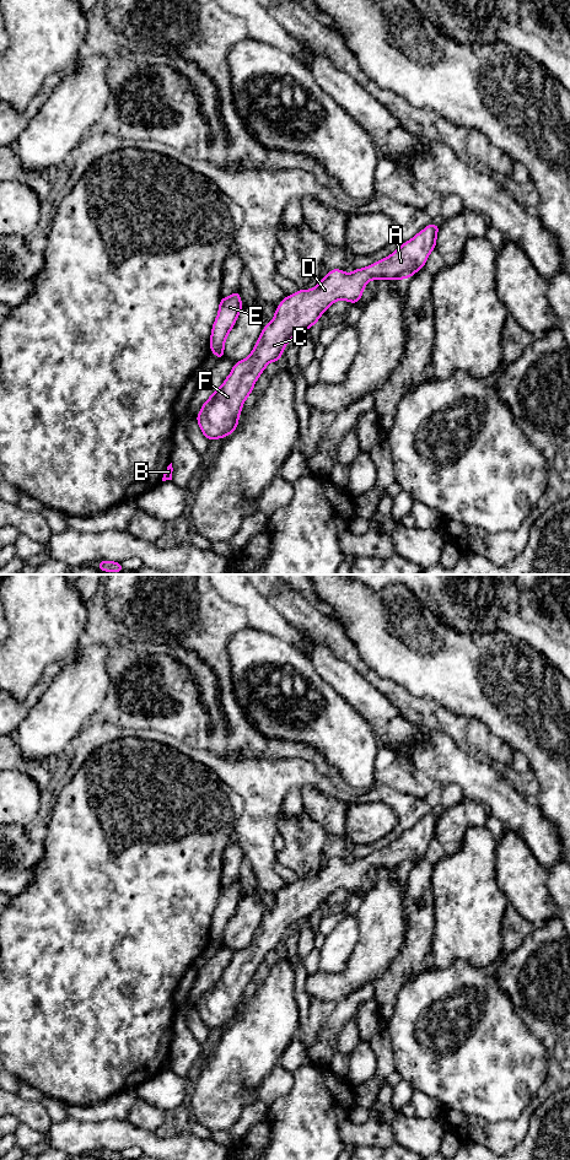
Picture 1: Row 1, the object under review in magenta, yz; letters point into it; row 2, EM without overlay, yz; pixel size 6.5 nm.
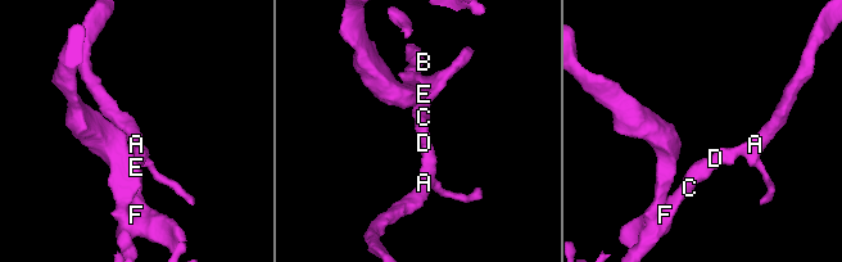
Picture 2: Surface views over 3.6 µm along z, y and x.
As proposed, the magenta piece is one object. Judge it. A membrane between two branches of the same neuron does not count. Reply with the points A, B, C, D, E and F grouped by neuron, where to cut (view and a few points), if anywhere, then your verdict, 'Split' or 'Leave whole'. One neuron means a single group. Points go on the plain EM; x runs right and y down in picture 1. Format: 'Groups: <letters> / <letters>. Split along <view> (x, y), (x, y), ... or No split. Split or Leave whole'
Groups: A B C D E F. No split. Leave whole

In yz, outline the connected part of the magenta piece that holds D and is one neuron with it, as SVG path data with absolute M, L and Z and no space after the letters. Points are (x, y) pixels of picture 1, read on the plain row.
M430 813L389 846L351 863L332 858L314 878L286 885L276 896L273 910L264 914L251 944L235 951L222 975L201 996L195 1008L203 1024L214 1030L236 1019L242 994L267 954L280 950L287 932L314 914L332 892L338 889L359 892L371 868L408 869L423 858L436 837L439 818Z

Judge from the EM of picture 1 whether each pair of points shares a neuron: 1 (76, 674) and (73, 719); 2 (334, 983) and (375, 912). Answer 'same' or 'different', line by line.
1: same
2: same

